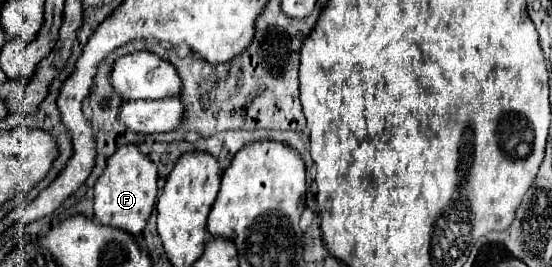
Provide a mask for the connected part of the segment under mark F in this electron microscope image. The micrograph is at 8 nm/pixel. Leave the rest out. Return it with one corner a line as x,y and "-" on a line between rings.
128,144
118,148
110,156
104,174
94,186
94,220
104,226
124,228
132,236
140,236
148,224
148,218
158,200
158,170
154,162
138,150
138,146

